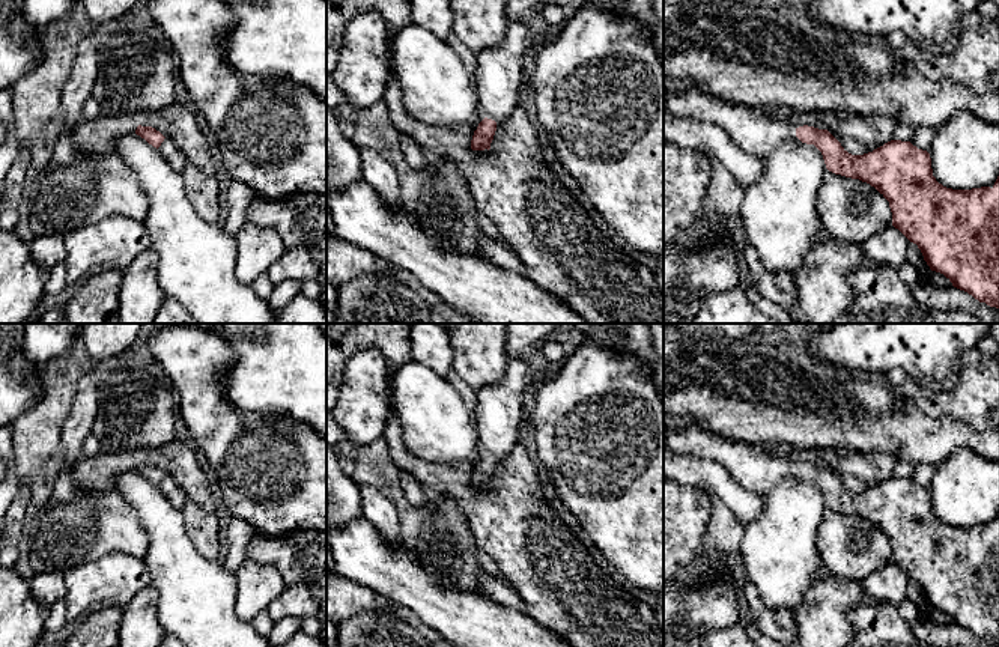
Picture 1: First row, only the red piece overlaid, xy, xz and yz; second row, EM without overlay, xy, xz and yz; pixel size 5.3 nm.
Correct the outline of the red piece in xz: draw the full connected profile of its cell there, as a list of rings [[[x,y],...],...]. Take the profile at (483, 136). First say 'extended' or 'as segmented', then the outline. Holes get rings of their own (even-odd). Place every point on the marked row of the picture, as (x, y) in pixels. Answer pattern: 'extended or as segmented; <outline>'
extended; [[[507,17],[503,42],[496,47],[484,48],[477,54],[472,83],[484,119],[474,131],[471,140],[472,150],[489,150],[496,125],[506,122],[519,105],[527,48],[527,24],[522,18]]]

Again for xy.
extended; [[[141,125],[137,126],[135,134],[144,138],[153,147],[156,147],[175,172],[182,173],[188,161],[181,149],[169,137],[164,137],[152,126]]]

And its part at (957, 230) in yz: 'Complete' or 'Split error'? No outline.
Split error

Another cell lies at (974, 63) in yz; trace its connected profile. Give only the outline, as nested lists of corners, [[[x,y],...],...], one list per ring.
[[[976,11],[961,18],[960,38],[952,53],[937,54],[916,47],[904,33],[886,38],[889,51],[934,81],[949,80],[978,95],[999,92],[999,27]]]

